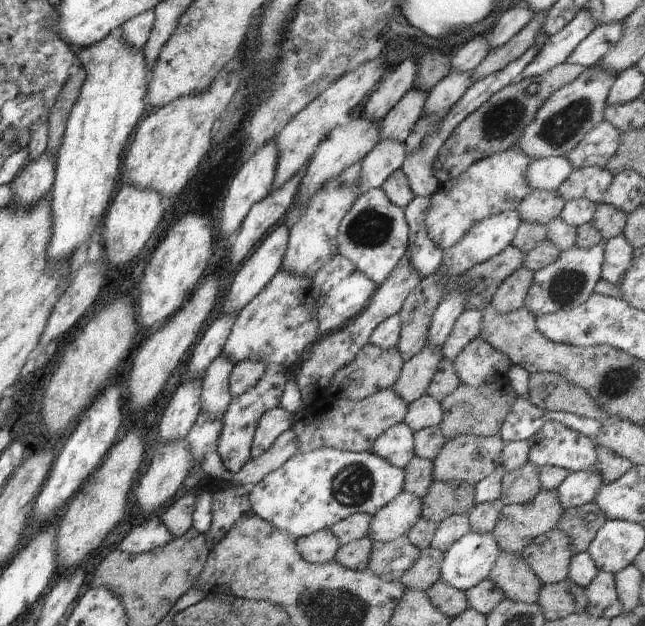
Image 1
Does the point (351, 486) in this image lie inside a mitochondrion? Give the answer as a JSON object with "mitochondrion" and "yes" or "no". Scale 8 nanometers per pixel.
{"mitochondrion":"yes"}

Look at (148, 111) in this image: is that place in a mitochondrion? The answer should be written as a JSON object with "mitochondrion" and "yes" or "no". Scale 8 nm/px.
{"mitochondrion":"no"}

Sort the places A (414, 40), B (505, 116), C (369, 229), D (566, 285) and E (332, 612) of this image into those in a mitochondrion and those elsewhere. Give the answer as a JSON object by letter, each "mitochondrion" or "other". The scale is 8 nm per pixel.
{"A":"other","B":"mitochondrion","C":"mitochondrion","D":"mitochondrion","E":"mitochondrion"}

